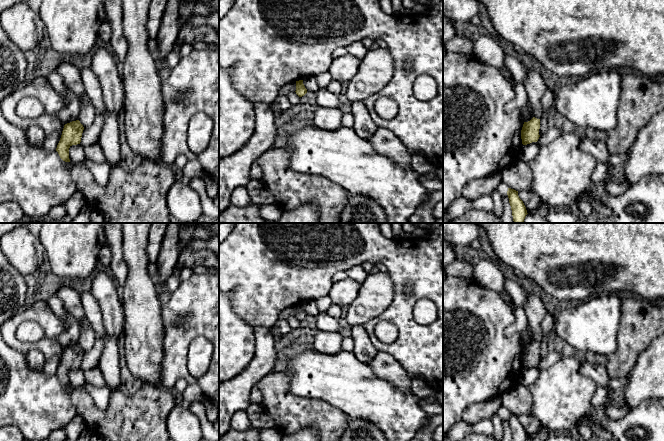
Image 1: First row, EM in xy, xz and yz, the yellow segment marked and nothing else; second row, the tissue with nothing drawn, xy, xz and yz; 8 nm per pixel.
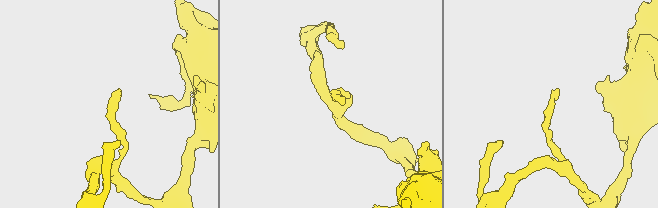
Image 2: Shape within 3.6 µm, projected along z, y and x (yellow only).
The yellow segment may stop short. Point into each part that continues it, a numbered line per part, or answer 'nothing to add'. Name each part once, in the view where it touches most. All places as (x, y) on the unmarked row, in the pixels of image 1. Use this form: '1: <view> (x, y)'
nothing to add

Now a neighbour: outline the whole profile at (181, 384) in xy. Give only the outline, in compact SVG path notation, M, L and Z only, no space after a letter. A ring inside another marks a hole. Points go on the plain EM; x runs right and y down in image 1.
M181 378L176 381L173 391L178 392L178 393L182 393L188 385L189 385L189 383L185 379Z

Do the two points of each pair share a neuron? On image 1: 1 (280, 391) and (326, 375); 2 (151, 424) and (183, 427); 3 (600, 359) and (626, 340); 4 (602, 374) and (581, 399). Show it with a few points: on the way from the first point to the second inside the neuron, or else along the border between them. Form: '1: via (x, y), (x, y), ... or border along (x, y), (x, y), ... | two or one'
1: border along (283, 372), (289, 376), (288, 390), (309, 398) | two
2: border along (175, 404), (167, 418), (167, 430) | two
3: via (608, 359), (612, 359), (623, 348) | one
4: border along (580, 364), (579, 372), (590, 375), (597, 386) | two

